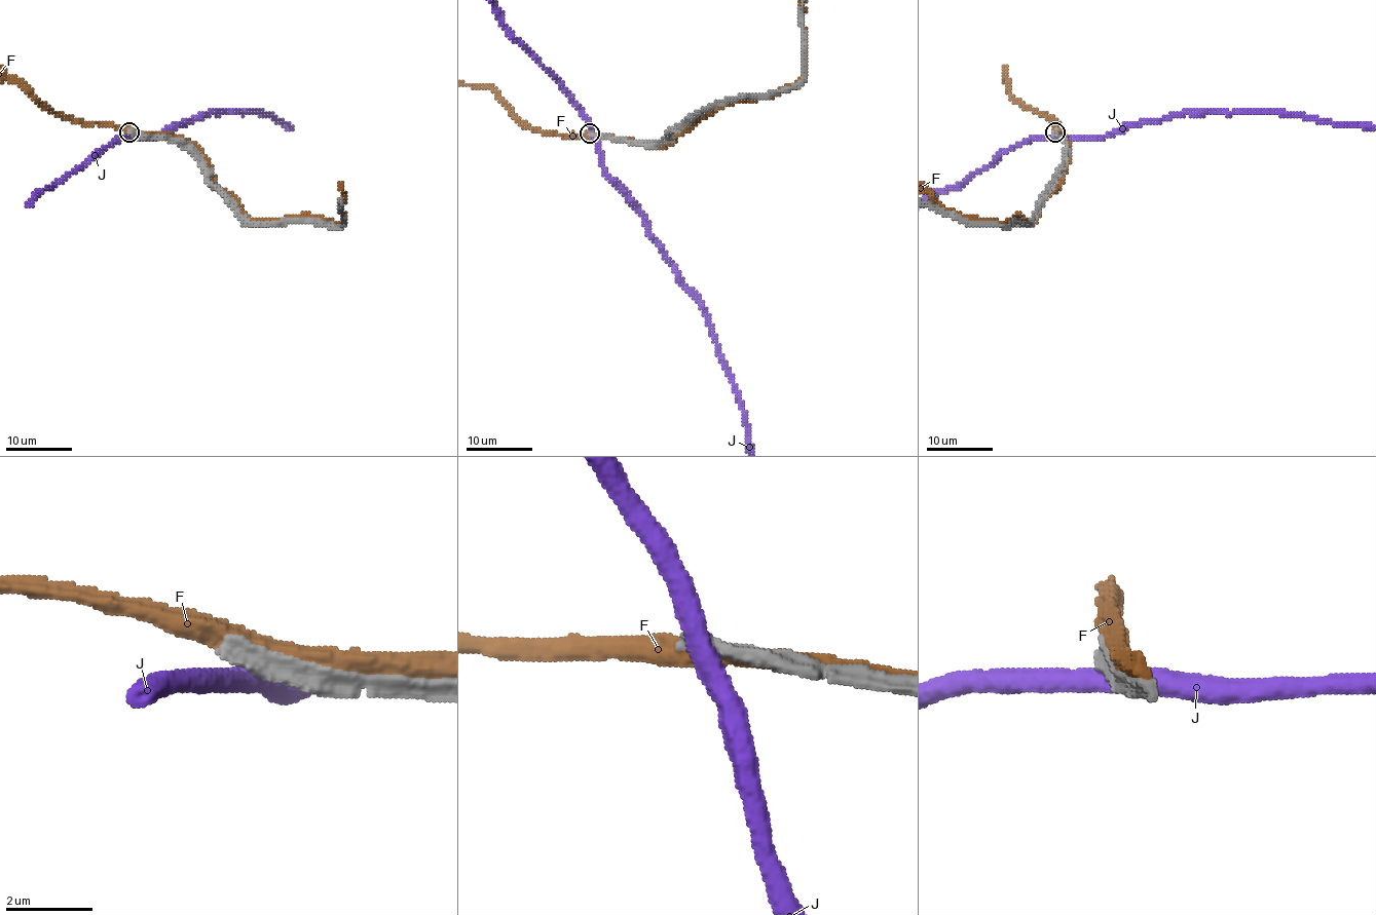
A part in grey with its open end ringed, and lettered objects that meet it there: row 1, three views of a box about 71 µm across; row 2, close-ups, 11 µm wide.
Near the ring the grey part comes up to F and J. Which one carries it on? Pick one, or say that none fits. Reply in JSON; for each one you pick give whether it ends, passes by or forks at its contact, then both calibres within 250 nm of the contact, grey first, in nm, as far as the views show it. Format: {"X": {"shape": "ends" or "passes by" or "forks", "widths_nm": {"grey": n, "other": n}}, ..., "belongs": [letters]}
{"belongs": []}

